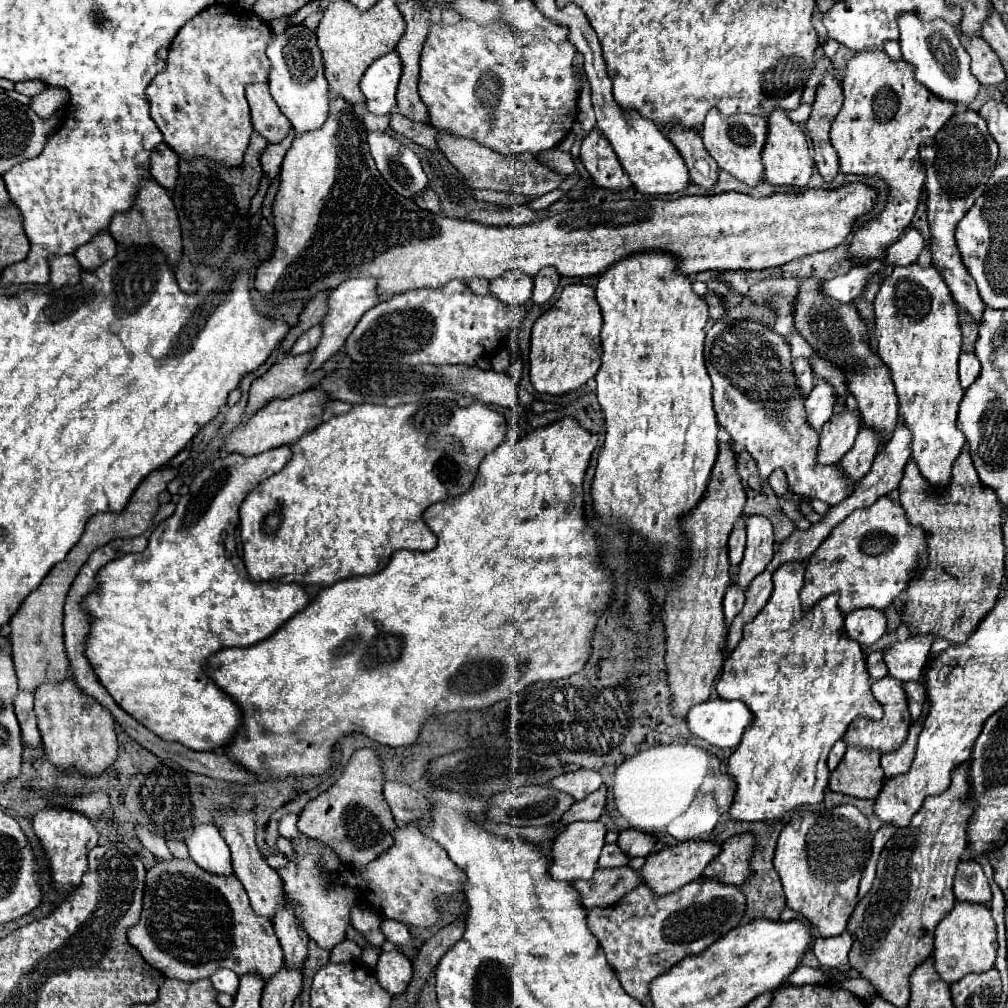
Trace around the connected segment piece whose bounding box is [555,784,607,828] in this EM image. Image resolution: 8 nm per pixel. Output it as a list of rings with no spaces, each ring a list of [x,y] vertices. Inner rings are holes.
[[[603,784],[597,792],[593,792],[593,794],[587,796],[585,800],[575,802],[575,804],[571,806],[571,810],[563,816],[563,820],[559,820],[559,822],[555,824],[555,828],[559,828],[561,824],[567,826],[567,824],[571,824],[571,822],[575,822],[575,820],[599,820],[603,808],[605,808],[605,796],[607,796],[607,786]]]

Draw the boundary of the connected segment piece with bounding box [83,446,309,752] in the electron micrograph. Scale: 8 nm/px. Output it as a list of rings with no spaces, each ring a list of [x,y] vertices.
[[[281,446],[275,450],[267,450],[263,454],[257,456],[243,456],[243,454],[231,454],[225,458],[219,458],[215,462],[211,462],[189,486],[187,496],[183,496],[177,502],[177,510],[171,518],[163,520],[149,536],[149,544],[145,548],[145,552],[141,554],[127,554],[111,564],[107,564],[103,570],[99,570],[97,574],[97,588],[91,590],[89,596],[85,596],[83,600],[83,610],[89,614],[89,636],[85,640],[85,656],[97,676],[97,680],[105,686],[105,690],[113,696],[113,700],[131,716],[135,716],[143,726],[147,726],[153,734],[157,734],[159,738],[167,740],[167,742],[181,742],[183,746],[191,748],[191,750],[217,750],[223,744],[227,744],[231,740],[231,736],[235,734],[235,730],[241,724],[241,710],[237,708],[237,704],[217,686],[213,686],[213,680],[207,678],[207,674],[203,672],[203,662],[213,656],[215,652],[219,652],[221,648],[229,648],[229,646],[253,646],[261,640],[265,640],[267,636],[271,636],[279,626],[283,626],[293,614],[297,614],[299,610],[303,610],[309,604],[309,596],[305,594],[305,590],[299,584],[283,584],[283,582],[265,582],[265,584],[255,584],[247,578],[247,570],[243,560],[237,556],[235,552],[235,540],[233,540],[233,532],[237,528],[239,522],[239,506],[245,500],[245,496],[259,486],[265,478],[273,476],[275,472],[279,472],[289,460],[291,460],[291,446]]]

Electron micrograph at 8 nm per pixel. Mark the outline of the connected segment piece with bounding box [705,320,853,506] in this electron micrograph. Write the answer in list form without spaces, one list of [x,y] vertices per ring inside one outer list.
[[[717,320],[705,336],[705,364],[713,380],[713,406],[719,426],[731,434],[735,444],[741,444],[755,458],[763,478],[767,478],[773,470],[783,468],[791,494],[817,498],[831,506],[851,496],[853,484],[847,476],[843,476],[841,468],[821,466],[815,460],[819,434],[805,422],[805,398],[799,394],[799,388],[795,384],[791,350],[783,336],[775,334],[769,326],[763,326],[759,322]]]

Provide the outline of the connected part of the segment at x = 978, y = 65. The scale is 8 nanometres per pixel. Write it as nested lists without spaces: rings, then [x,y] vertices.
[[[959,34],[959,36],[963,42],[963,48],[971,56],[971,72],[977,76],[977,80],[983,86],[985,84],[999,84],[1007,78],[999,56],[991,50],[991,46],[979,34],[975,34],[975,36]]]

